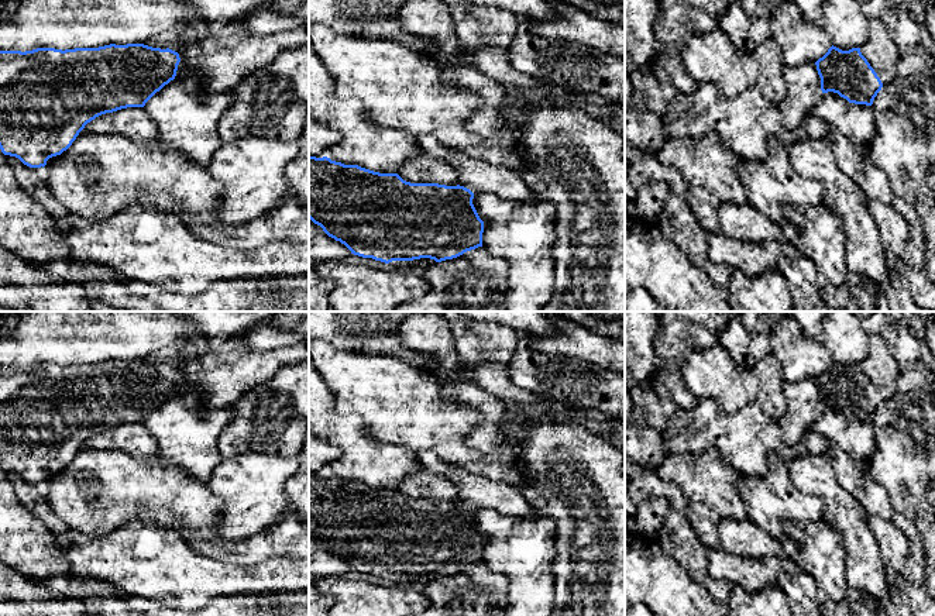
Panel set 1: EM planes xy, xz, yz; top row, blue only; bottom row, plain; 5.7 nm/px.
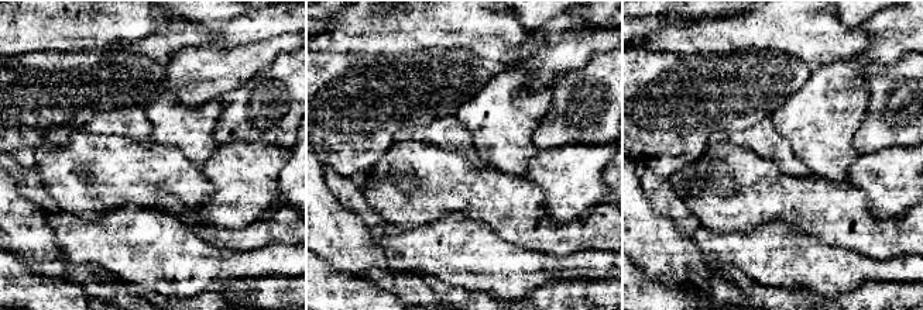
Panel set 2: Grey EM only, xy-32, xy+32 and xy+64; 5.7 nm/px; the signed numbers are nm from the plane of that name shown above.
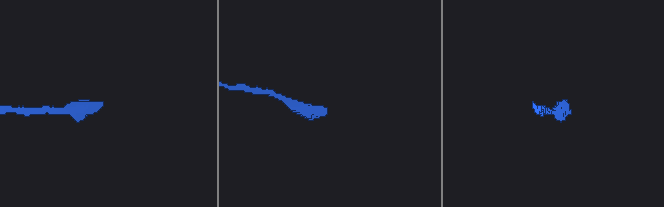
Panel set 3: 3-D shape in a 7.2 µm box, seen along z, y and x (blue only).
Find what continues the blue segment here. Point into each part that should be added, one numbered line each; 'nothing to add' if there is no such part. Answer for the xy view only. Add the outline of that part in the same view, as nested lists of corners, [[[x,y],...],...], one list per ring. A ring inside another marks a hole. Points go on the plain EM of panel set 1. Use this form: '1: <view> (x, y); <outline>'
nothing to add

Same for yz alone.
1: yz (880, 367); [[[877,333],[867,335],[869,354],[860,364],[862,371],[880,393],[883,402],[893,398],[901,372],[883,337]]]

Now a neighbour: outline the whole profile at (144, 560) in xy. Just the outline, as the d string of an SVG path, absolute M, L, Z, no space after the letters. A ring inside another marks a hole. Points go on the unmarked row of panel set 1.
M131 522L99 537L68 529L55 537L76 579L107 581L130 598L154 599L175 610L195 612L209 606L216 596L236 593L309 592L309 558L275 555L251 567L240 567L206 557L190 548L175 530L149 523Z

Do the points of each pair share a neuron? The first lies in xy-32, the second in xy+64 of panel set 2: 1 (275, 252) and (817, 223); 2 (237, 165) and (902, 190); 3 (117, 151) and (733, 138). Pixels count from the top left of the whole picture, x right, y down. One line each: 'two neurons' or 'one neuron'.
1: two neurons
2: one neuron
3: two neurons

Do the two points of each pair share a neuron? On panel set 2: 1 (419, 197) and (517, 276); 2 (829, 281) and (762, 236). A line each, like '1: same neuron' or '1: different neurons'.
1: different neurons
2: same neuron

